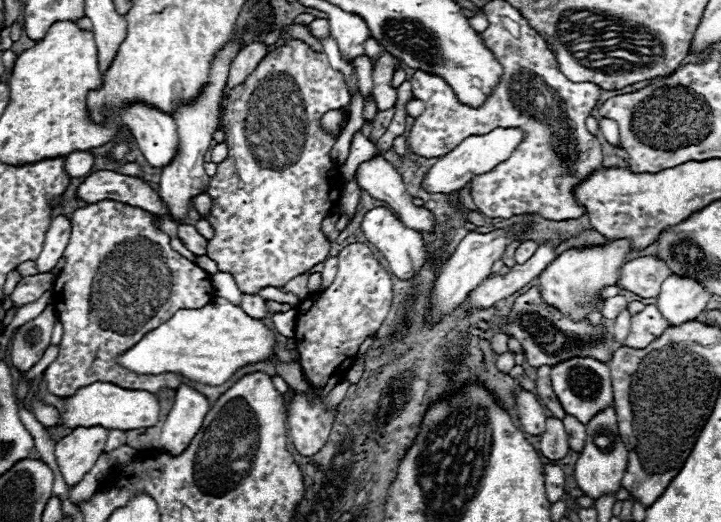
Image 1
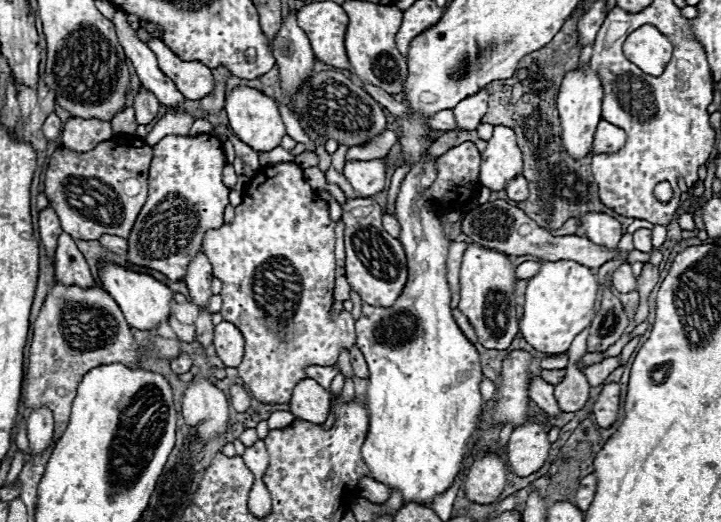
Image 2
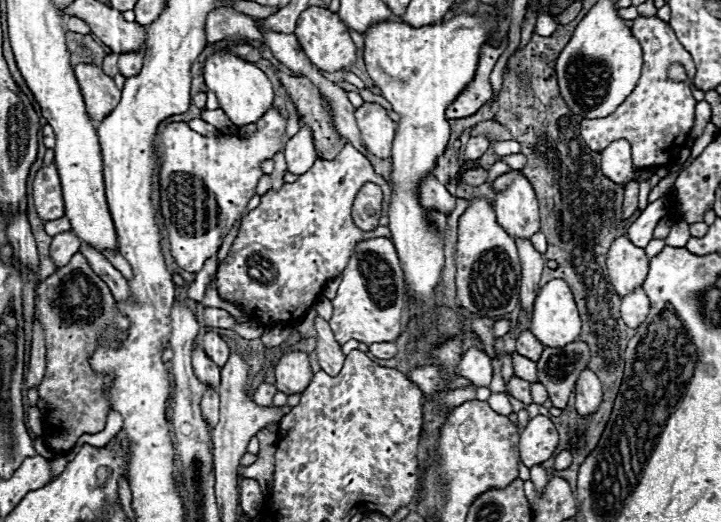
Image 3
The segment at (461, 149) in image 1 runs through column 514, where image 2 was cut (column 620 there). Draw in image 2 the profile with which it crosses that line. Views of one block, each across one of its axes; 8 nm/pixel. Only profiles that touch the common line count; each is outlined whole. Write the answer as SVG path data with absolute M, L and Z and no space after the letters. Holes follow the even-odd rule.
M600 120L594 134L594 152L618 152L626 142L626 132L618 126L612 126L606 120Z

